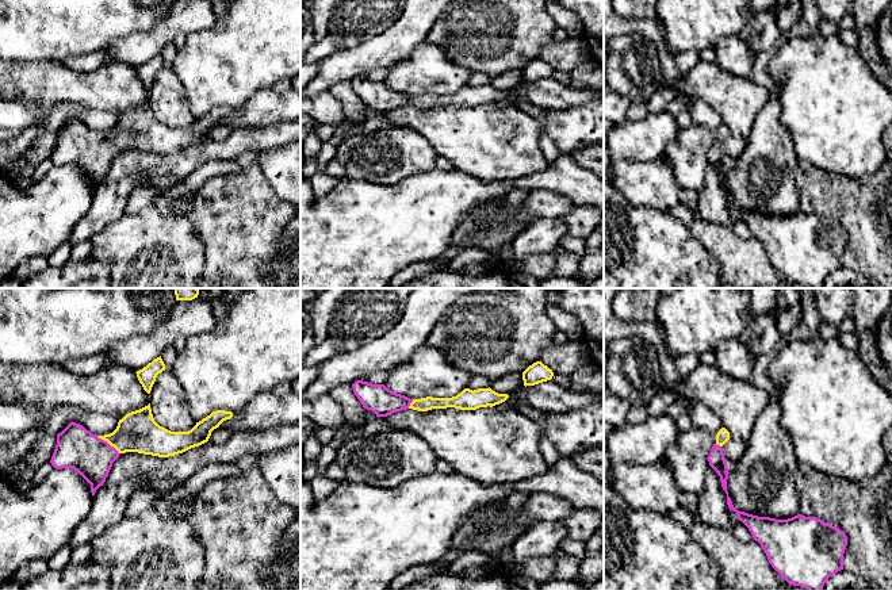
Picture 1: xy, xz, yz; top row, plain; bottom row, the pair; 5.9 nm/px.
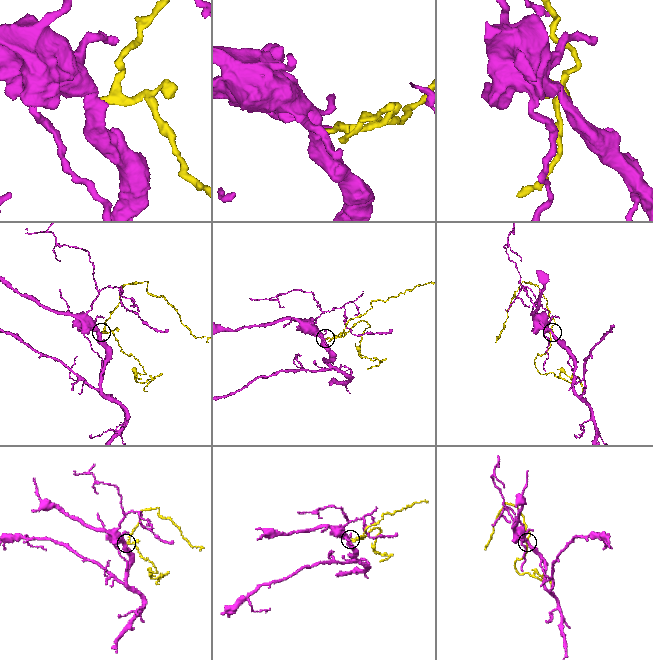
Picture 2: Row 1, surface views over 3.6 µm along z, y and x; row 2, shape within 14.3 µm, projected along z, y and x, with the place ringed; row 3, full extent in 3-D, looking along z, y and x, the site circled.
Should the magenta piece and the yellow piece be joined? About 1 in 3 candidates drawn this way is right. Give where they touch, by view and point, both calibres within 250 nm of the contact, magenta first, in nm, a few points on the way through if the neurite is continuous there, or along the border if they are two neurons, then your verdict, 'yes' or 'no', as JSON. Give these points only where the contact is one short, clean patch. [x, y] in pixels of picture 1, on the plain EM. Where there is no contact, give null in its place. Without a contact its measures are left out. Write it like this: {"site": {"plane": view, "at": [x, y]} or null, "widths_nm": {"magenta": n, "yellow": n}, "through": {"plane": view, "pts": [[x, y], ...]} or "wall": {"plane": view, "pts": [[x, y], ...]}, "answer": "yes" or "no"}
{"site": {"plane": "xy", "at": [107, 140]}, "widths_nm": {"magenta": 240, "yellow": 240}, "through": {"plane": "xy", "pts": [[77, 145], [102, 145], [107, 140], [117, 140], [137, 129]]}, "answer": "yes"}

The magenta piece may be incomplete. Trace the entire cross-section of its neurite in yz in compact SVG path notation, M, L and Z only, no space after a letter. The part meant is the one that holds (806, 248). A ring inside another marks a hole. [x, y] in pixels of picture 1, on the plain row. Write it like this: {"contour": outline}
{"contour": "M721 124L708 158L720 173L730 208L738 211L763 245L772 264L788 280L822 288L828 275L843 267L847 233L816 214L797 211L788 217L776 217L736 207L727 188L728 164L721 146L728 137L730 129Z"}

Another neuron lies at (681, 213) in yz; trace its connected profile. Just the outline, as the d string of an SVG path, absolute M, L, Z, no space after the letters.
M679 203L675 204L674 207L671 207L667 212L670 215L675 217L682 223L685 223L688 227L690 226L690 223L693 221L692 210L689 210L688 207L682 206Z

